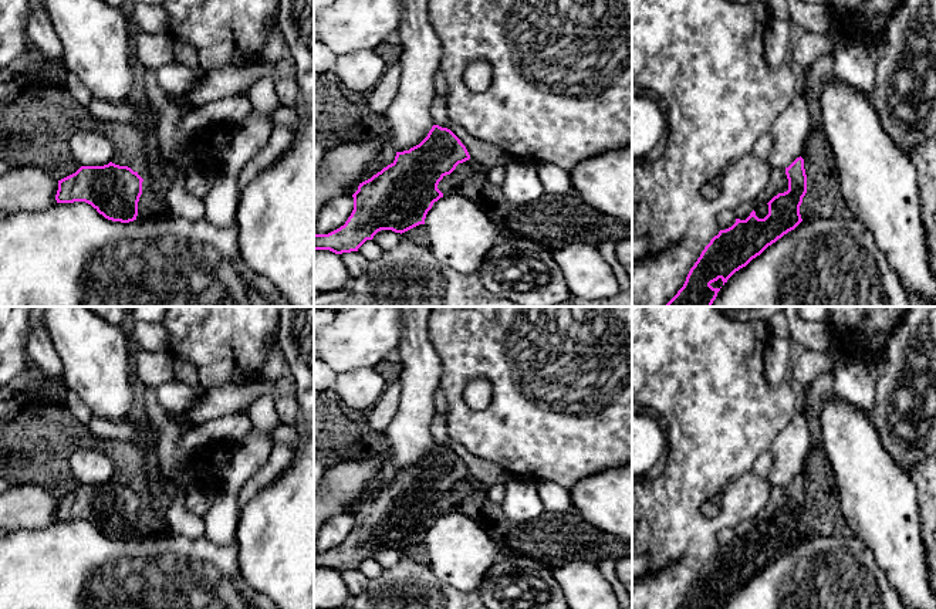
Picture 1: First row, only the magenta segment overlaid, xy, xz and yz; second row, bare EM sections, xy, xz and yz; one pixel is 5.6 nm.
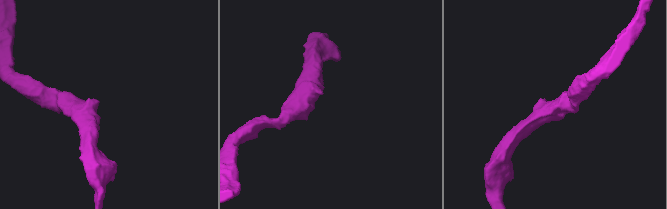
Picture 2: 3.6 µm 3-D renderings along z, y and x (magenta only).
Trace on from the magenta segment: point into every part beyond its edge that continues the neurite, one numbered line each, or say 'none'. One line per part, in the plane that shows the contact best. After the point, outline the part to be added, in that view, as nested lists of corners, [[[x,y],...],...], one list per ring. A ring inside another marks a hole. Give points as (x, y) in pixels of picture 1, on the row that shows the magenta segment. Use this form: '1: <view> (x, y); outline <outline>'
none

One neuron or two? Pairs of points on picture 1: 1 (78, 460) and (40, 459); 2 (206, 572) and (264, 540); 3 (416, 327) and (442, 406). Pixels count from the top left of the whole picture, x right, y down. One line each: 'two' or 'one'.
1: two
2: two
3: two

